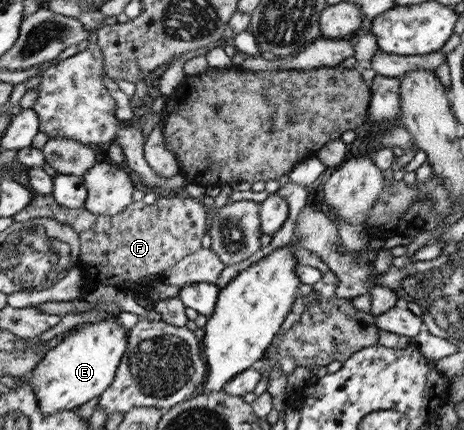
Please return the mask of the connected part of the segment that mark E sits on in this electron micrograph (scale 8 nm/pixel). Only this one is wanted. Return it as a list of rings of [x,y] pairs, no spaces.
[[[115,316],[103,319],[98,323],[81,323],[81,325],[73,327],[64,335],[65,338],[61,342],[57,343],[53,349],[47,350],[43,359],[29,373],[27,379],[33,391],[38,394],[43,414],[57,414],[65,410],[77,411],[81,405],[93,397],[105,393],[113,385],[114,379],[117,377],[118,366],[121,365],[122,357],[126,355],[129,345],[129,333],[125,327],[121,327],[121,323]]]

